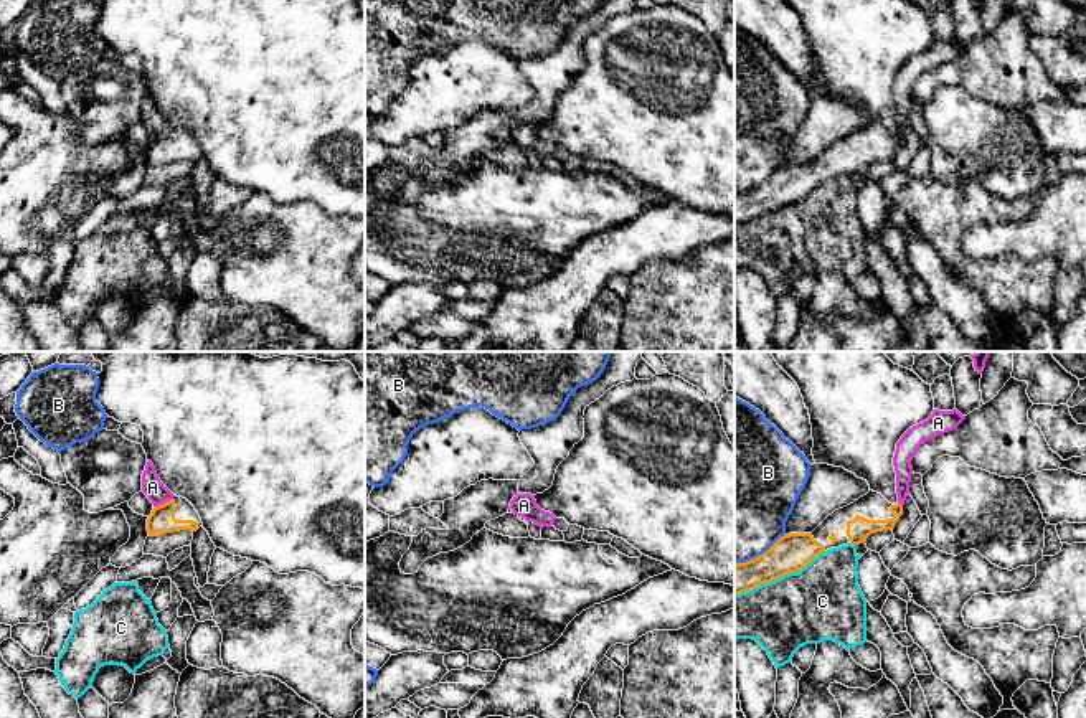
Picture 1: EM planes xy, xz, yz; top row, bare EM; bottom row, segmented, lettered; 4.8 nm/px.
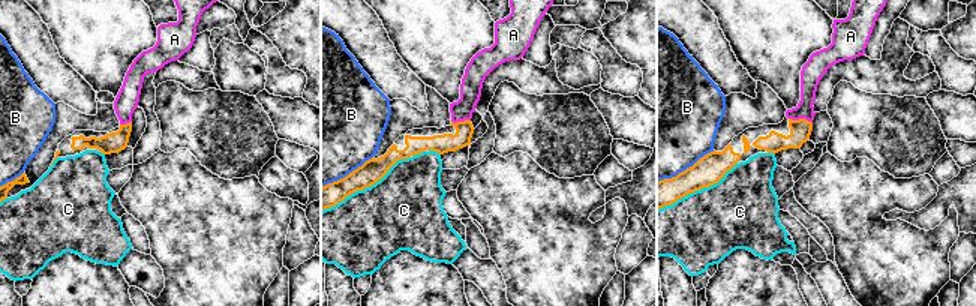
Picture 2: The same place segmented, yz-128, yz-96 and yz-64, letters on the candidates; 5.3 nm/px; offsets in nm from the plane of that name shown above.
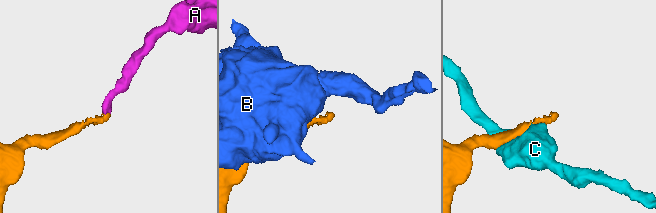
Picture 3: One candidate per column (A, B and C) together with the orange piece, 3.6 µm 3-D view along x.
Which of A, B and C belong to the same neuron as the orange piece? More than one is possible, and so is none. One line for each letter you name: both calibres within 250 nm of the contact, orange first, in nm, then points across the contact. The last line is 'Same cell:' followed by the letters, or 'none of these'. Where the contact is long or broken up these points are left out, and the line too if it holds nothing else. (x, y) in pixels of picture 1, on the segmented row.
A: 130/100 nm | across xy (162, 520), (162, 504), (152, 487)
Same cell: A

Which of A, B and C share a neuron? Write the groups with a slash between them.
A / B / C

